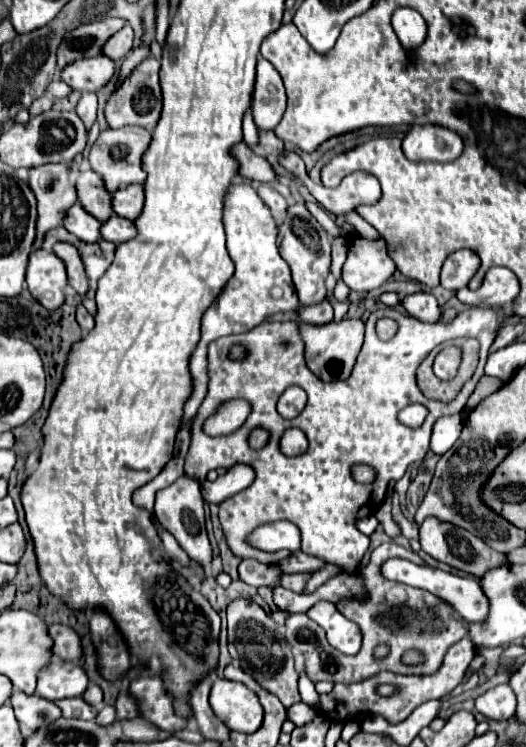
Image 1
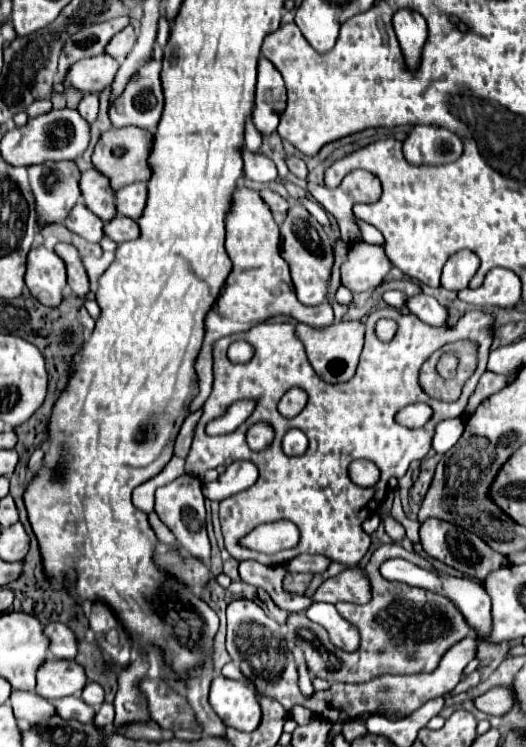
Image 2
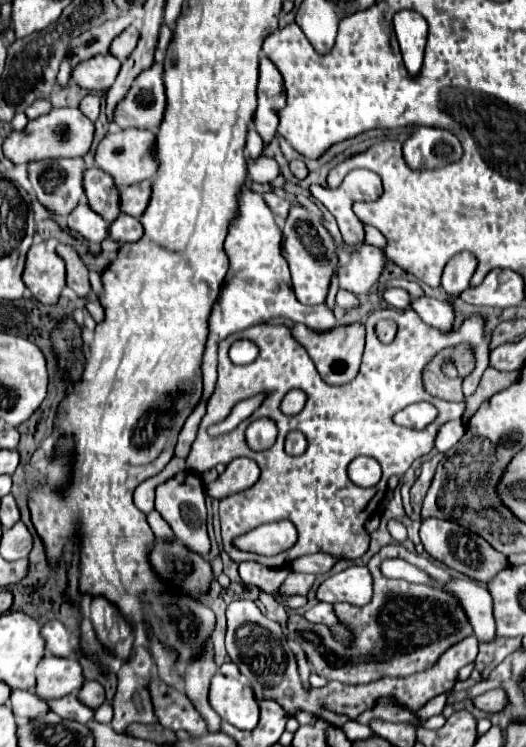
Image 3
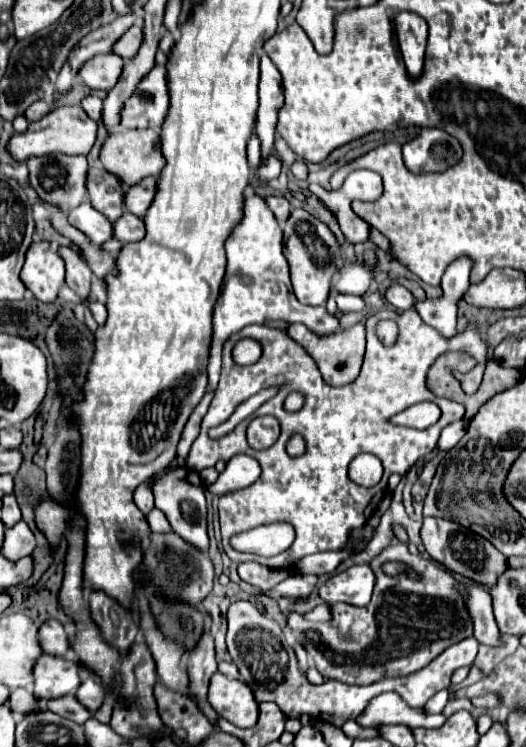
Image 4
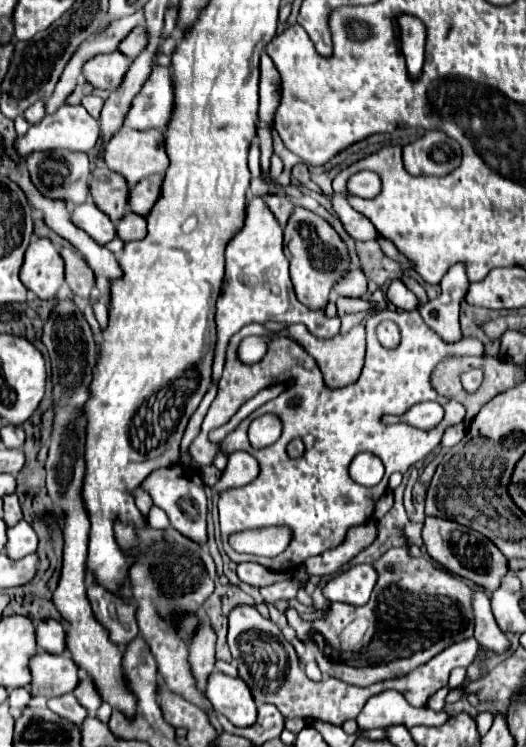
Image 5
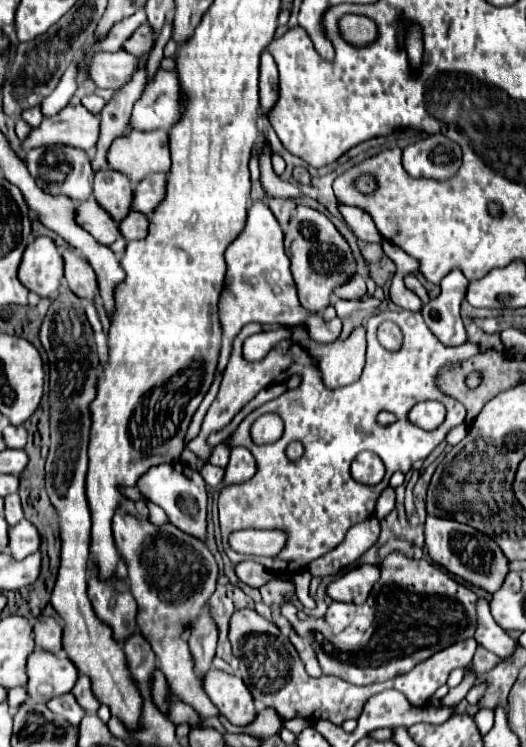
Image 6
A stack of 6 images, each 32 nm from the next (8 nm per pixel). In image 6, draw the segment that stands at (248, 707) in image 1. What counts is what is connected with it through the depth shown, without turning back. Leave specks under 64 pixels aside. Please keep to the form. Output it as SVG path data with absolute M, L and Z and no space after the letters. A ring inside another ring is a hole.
M212 668L204 676L204 692L234 726L248 726L256 720L254 700L238 676Z

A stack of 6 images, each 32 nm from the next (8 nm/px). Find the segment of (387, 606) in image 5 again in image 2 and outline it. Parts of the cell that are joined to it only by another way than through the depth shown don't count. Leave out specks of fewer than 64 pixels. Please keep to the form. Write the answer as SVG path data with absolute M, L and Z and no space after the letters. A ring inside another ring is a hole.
M390 542L382 544L374 550L370 562L366 564L366 574L370 580L372 600L368 604L352 604L338 602L338 612L352 622L360 630L360 648L354 654L342 652L332 646L324 628L320 624L310 622L304 614L290 614L286 622L286 634L294 638L298 648L304 652L306 662L310 660L308 672L312 678L324 678L328 682L368 682L380 674L420 674L436 670L440 664L440 656L454 644L454 640L462 640L470 634L470 626L460 616L454 604L434 592L424 588L414 588L402 582L384 580L380 574L380 564L388 560L388 556L398 556L414 562L416 566L430 568L430 564L418 556L416 552L404 550L400 544Z

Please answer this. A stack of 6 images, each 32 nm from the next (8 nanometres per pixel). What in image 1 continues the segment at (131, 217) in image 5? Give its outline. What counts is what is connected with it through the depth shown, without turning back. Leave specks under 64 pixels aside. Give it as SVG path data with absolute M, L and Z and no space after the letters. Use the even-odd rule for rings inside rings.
M112 214L106 222L102 222L100 234L102 234L104 240L120 244L120 242L126 242L126 240L134 238L136 236L136 228L134 228L134 222Z

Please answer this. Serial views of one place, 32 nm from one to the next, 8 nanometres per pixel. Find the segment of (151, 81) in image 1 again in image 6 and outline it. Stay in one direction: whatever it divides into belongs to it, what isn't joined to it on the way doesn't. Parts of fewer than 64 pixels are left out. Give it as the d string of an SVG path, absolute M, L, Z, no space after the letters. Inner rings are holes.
M158 68L154 74L154 80L148 82L140 94L140 98L134 104L132 116L130 116L130 128L140 130L170 130L172 124L180 116L180 84L176 72L168 72L164 68Z

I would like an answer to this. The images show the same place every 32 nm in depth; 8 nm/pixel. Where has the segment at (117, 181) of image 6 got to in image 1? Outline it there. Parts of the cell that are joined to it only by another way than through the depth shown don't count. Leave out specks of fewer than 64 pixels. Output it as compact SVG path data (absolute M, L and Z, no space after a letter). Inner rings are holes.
M84 170L80 172L78 180L76 180L76 190L80 192L80 204L82 208L96 216L96 220L104 222L112 216L112 208L110 208L110 196L108 192L104 190L104 184L102 184L102 178L92 172L92 170Z

